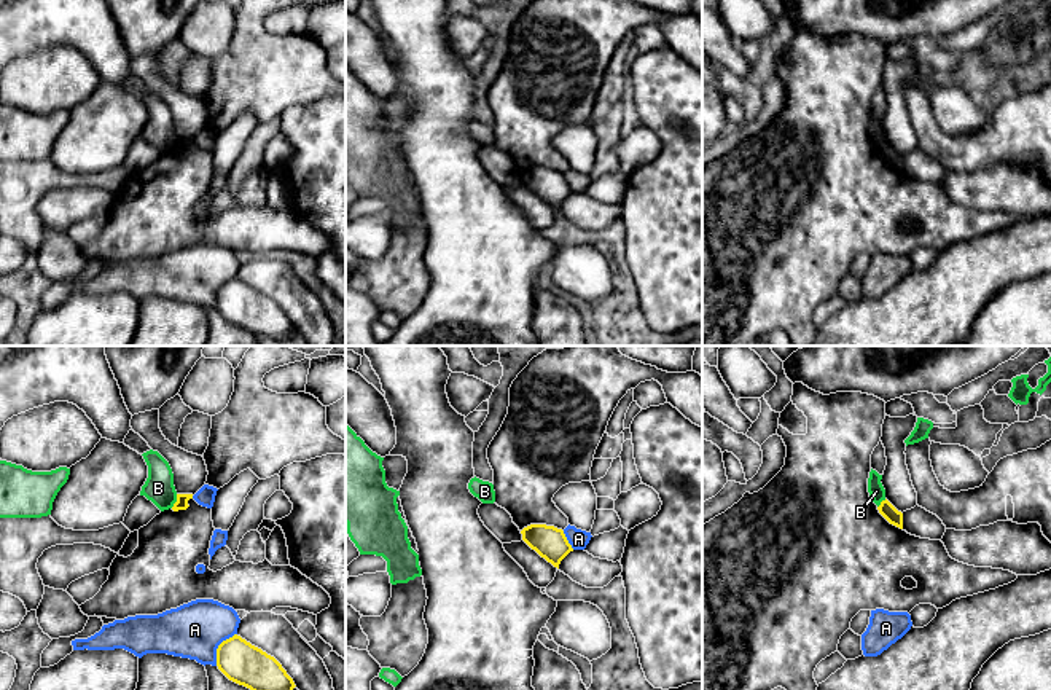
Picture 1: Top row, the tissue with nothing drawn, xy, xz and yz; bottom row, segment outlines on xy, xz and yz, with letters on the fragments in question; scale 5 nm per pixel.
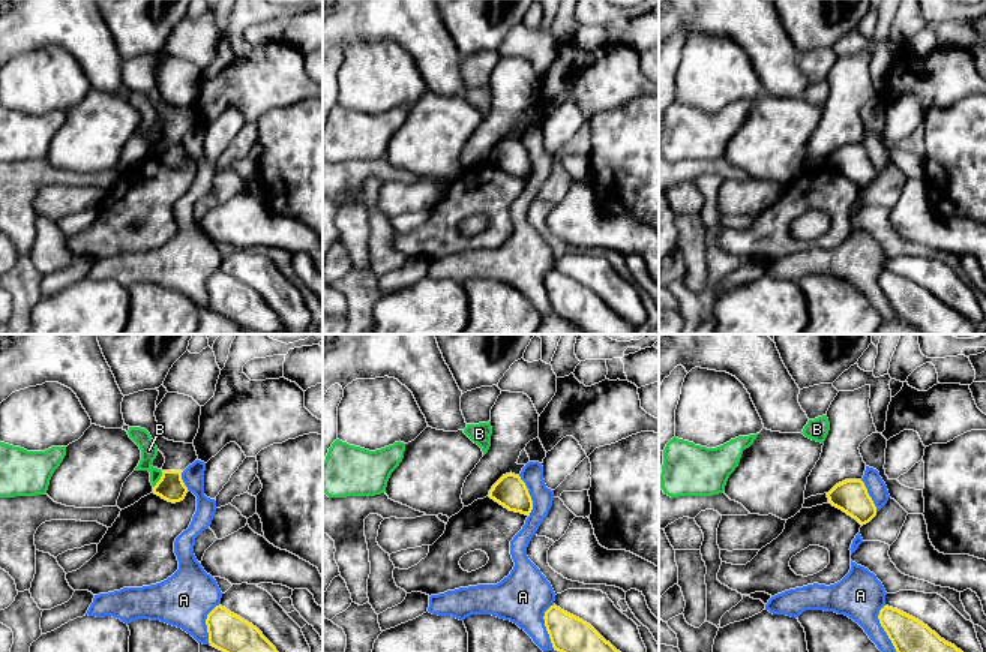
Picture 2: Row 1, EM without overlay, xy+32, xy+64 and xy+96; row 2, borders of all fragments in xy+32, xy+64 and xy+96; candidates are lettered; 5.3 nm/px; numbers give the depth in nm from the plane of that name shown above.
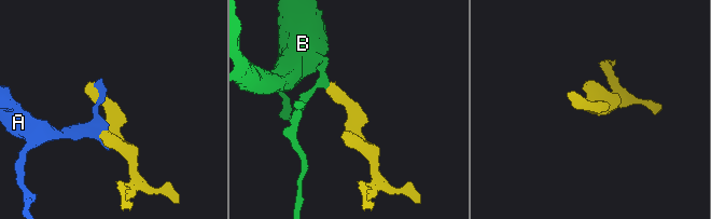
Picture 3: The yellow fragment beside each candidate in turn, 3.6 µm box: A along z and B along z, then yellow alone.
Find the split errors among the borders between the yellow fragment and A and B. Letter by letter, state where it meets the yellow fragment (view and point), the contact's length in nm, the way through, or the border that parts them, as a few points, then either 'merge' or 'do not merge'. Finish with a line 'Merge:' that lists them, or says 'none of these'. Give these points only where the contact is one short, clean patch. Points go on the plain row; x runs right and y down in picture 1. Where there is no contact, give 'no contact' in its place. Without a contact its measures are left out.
A: meets yellow in xy at (218, 290); contact 200 nm long; do not merge
B: meets yellow in xy at (177, 144); contact 80 nm long; border along xy (177, 137), (171, 150); do not merge
Merge: none of these

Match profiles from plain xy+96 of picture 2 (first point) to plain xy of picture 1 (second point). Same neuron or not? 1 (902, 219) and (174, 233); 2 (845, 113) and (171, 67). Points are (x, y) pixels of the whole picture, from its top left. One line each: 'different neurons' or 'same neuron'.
1: same neuron
2: different neurons

